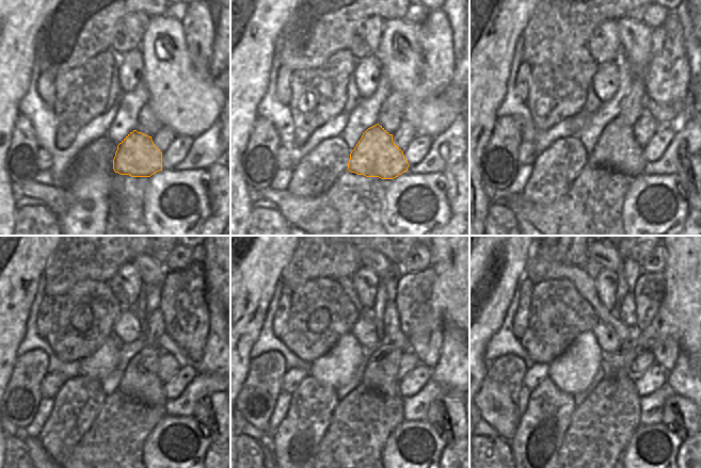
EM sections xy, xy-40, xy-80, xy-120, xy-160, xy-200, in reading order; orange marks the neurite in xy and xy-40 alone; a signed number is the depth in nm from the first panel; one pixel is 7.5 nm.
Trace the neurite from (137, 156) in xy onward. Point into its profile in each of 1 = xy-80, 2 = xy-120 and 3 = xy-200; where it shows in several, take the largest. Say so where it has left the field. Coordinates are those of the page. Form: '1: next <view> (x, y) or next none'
1: next xy-80 (616, 148)
2: next xy-120 (140, 380)
3: next xy-200 (537, 271)

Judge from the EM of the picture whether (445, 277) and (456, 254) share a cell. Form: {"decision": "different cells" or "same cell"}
{"decision": "same cell"}

